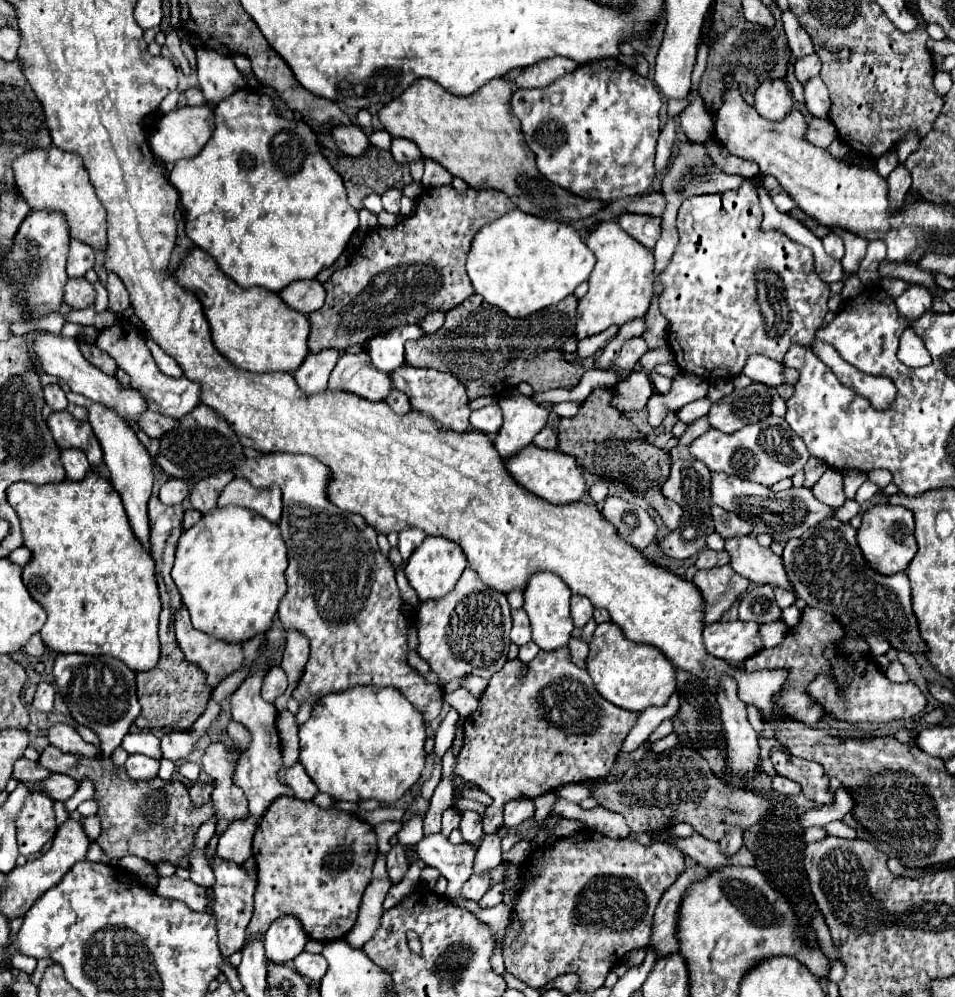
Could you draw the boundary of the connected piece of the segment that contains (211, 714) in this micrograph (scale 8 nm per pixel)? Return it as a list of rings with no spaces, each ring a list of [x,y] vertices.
[[[210,701],[206,711],[200,715],[200,719],[196,719],[196,723],[192,725],[192,729],[188,731],[170,731],[164,733],[162,741],[162,757],[174,761],[174,763],[182,763],[196,747],[196,743],[208,733],[208,727],[220,717],[220,707],[218,703]]]

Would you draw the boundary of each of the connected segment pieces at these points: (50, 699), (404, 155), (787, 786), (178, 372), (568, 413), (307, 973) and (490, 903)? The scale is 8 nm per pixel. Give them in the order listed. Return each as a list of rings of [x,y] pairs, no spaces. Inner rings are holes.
[[[40,683],[38,689],[36,689],[36,695],[34,695],[34,703],[32,703],[38,711],[52,711],[52,705],[54,705],[54,687],[50,683]]]
[[[394,139],[390,151],[392,151],[392,155],[394,155],[394,159],[398,163],[412,163],[412,161],[422,159],[420,149],[412,141],[408,141],[408,139]]]
[[[776,775],[772,779],[772,787],[780,795],[796,795],[796,793],[800,793],[800,785],[798,783],[794,783],[794,781],[786,779],[786,777],[780,777],[780,775]]]
[[[146,333],[146,345],[148,345],[148,349],[150,349],[150,353],[152,353],[152,357],[154,357],[154,361],[156,361],[156,365],[160,367],[162,373],[172,375],[172,377],[182,377],[182,375],[184,375],[182,369],[180,369],[180,365],[178,365],[170,355],[166,355],[166,353],[160,349],[160,345],[156,345],[156,341],[152,341],[152,339],[148,337],[148,333]]]
[[[556,403],[552,407],[552,411],[558,415],[558,417],[572,417],[578,413],[578,407],[580,403]]]
[[[302,951],[294,961],[292,961],[294,969],[304,977],[304,979],[310,979],[310,981],[320,981],[324,977],[324,971],[328,967],[326,959],[322,955],[316,955],[316,953],[308,953],[308,951]]]
[[[500,881],[500,883],[492,885],[492,887],[484,893],[484,897],[478,901],[478,903],[480,903],[480,907],[496,907],[498,903],[502,903],[504,889],[506,889],[506,883],[504,883],[504,881]]]

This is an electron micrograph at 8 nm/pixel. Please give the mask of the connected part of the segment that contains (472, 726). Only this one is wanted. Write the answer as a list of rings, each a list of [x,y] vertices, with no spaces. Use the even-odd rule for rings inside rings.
[[[560,647],[560,649],[556,649],[556,651],[540,651],[540,653],[528,663],[528,671],[526,671],[524,677],[522,677],[522,667],[524,667],[524,663],[522,663],[520,659],[506,661],[504,667],[502,667],[496,675],[492,675],[492,679],[490,679],[486,691],[484,691],[482,697],[480,697],[478,709],[476,709],[472,715],[468,715],[468,719],[464,721],[464,747],[462,747],[462,753],[458,755],[458,761],[456,761],[456,765],[454,765],[454,775],[458,775],[458,777],[462,777],[464,781],[476,785],[478,789],[486,791],[486,793],[494,799],[494,803],[486,809],[486,815],[484,815],[484,833],[496,833],[496,831],[502,827],[502,807],[504,807],[504,803],[508,803],[508,801],[514,801],[514,799],[536,799],[536,797],[540,797],[540,795],[544,795],[544,793],[550,793],[550,791],[554,791],[554,789],[558,789],[558,787],[564,787],[564,785],[570,785],[570,783],[582,783],[582,781],[592,781],[592,779],[602,779],[602,777],[606,777],[608,771],[610,771],[610,767],[612,767],[612,763],[614,763],[616,751],[620,749],[620,743],[624,741],[624,737],[628,735],[628,731],[636,725],[636,721],[638,721],[638,717],[640,717],[638,711],[620,709],[620,707],[616,707],[616,705],[612,705],[610,701],[602,699],[602,697],[598,695],[598,691],[596,691],[596,687],[594,687],[594,683],[592,683],[592,679],[590,679],[590,675],[588,675],[588,671],[586,671],[586,669],[578,669],[578,667],[572,663],[568,647]]]

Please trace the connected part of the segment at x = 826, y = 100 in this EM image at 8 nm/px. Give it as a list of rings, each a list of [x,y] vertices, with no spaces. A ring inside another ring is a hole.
[[[820,77],[810,79],[804,83],[804,97],[806,97],[806,109],[810,111],[812,117],[818,119],[828,119],[828,109],[830,109],[830,95]]]

